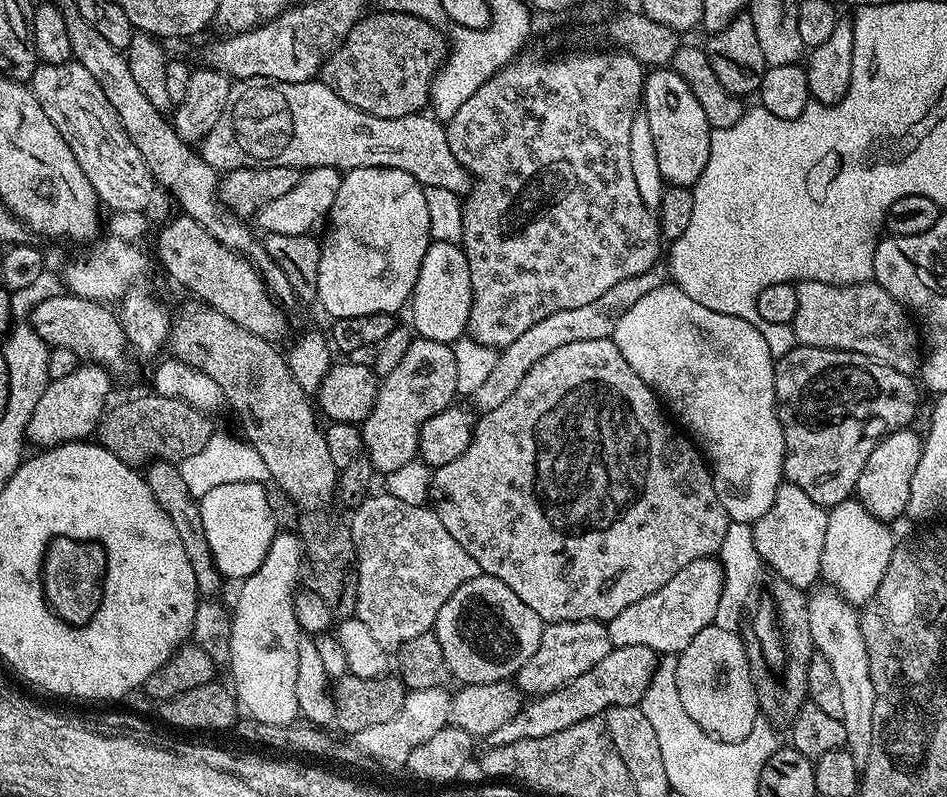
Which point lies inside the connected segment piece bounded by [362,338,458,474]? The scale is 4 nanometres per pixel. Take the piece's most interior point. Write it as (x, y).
(424, 383)

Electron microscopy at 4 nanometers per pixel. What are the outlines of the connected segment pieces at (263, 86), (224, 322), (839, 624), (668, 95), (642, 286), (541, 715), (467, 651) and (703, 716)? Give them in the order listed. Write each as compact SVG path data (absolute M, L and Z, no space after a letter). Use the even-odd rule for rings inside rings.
M246 78L232 84L222 118L214 122L214 130L201 140L198 151L202 159L217 173L233 172L239 168L290 166L307 170L330 166L341 170L353 168L393 168L410 174L425 188L442 186L457 194L469 191L468 172L450 151L447 127L431 114L415 112L402 118L378 118L366 114L350 102L342 102L330 86L317 78L306 82L278 82L270 78Z
M203 302L191 303L181 310L180 317L175 317L170 331L171 355L218 382L223 399L236 407L236 416L244 427L243 439L262 454L271 483L276 483L300 506L327 505L336 490L338 470L330 462L324 428L316 425L317 409L309 393L294 382L285 353L281 349L279 352L273 341L250 334L226 314Z
M831 586L817 587L808 596L810 635L814 638L817 653L830 662L834 679L838 682L842 714L840 721L846 730L844 739L858 765L868 760L874 738L874 682L870 678L870 658L866 654L866 638L862 638L860 612L848 604Z
M671 67L653 68L645 75L642 110L650 122L650 135L658 153L658 167L665 185L673 188L691 188L698 182L710 158L710 138L714 131L706 118L706 110L698 106L698 98L682 82Z
M657 266L634 278L626 278L618 282L618 286L610 286L610 290L602 294L602 298L589 302L587 306L574 306L574 310L558 310L558 314L550 314L550 318L542 318L542 322L534 322L534 326L530 326L530 330L526 330L526 334L522 334L518 342L514 342L499 353L490 378L486 378L486 382L482 382L478 390L470 393L473 404L471 407L480 414L495 410L501 402L506 402L506 398L510 398L510 394L518 388L518 382L526 378L530 369L538 362L542 362L542 358L546 358L550 350L558 350L558 346L566 346L570 342L609 339L612 331L616 329L618 318L622 318L622 314L626 314L626 310L630 310L630 306L634 306L638 298L650 294L650 290L659 288L665 280L665 269Z
M624 646L612 648L597 665L580 674L574 682L552 691L548 695L535 697L525 703L514 718L498 726L486 737L489 747L509 745L525 741L526 738L549 737L559 730L568 729L586 718L603 715L614 706L639 704L644 697L658 663L658 654L646 646Z
M481 574L466 582L466 586L458 586L458 590L450 594L446 606L438 610L434 631L438 646L442 646L442 655L446 657L449 673L455 679L457 676L459 683L465 685L511 681L518 669L534 658L534 650L538 650L538 642L542 642L545 627L544 620L538 618L538 614L534 614L534 610L530 610L530 606L526 606L526 602L522 602L522 598L518 598L510 586L506 586L506 582Z
M715 623L699 630L693 641L676 656L676 685L686 714L698 722L707 736L729 744L744 740L746 734L754 730L758 709L739 631L722 630Z

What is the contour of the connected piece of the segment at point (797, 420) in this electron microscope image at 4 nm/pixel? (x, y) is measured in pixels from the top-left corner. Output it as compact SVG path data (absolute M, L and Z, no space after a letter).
M792 346L775 365L776 413L784 435L784 480L798 486L798 490L814 498L823 508L833 508L855 493L862 466L866 466L866 458L870 458L874 446L878 446L882 438L901 432L913 423L917 385L912 376L890 370L890 366L882 366L862 354L829 348Z

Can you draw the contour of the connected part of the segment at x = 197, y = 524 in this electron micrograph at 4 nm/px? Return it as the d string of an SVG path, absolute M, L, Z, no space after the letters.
M153 460L142 472L146 486L150 486L150 494L158 501L158 506L170 514L170 522L174 522L174 530L178 530L178 538L182 538L182 546L186 546L186 558L190 558L190 567L194 570L194 582L197 593L204 598L217 595L222 577L216 559L212 556L212 547L206 538L206 530L202 530L202 514L197 497L190 494L186 481L182 478L179 467L168 460Z

